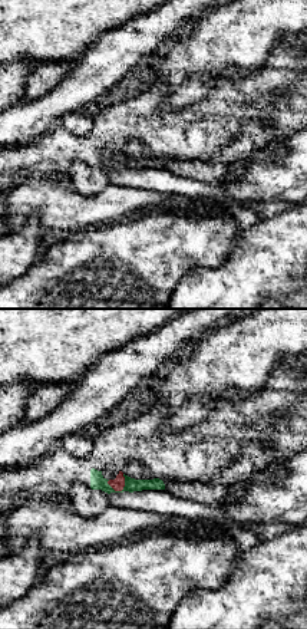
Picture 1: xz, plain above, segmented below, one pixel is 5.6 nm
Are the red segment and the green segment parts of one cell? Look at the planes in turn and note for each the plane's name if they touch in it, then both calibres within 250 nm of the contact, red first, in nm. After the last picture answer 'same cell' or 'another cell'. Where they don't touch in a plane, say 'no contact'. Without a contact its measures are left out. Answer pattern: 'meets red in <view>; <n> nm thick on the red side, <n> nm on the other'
meets red in xz; 70 nm thick on the red side, 80 nm on the other

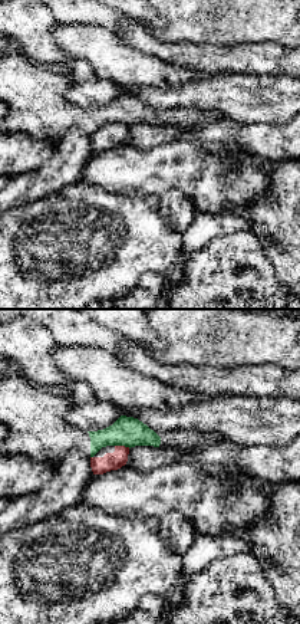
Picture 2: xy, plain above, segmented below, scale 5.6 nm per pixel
meets red in xy; 100 nm thick on the red side, 170 nm on the other

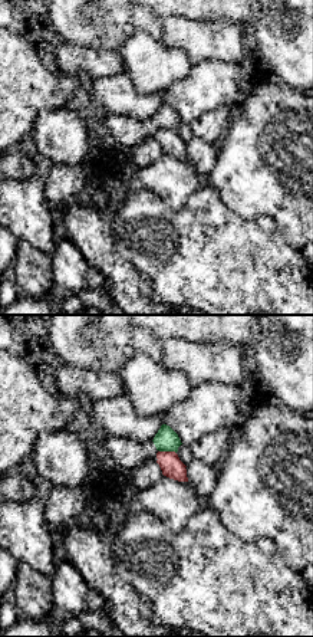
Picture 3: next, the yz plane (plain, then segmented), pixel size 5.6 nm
meets red in yz; 120 nm thick on the red side, 130 nm on the other

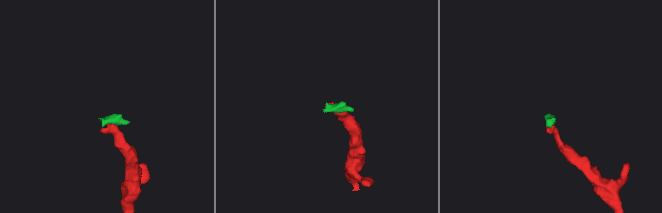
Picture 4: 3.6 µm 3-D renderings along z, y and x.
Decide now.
another cell

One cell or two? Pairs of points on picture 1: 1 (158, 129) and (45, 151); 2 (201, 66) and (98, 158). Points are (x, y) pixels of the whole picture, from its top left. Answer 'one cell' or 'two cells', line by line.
1: one cell
2: two cells

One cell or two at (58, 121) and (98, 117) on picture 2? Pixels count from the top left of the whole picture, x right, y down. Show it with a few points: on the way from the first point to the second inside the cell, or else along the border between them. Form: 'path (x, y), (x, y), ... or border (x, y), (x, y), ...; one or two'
path (68, 118), (88, 118); one

